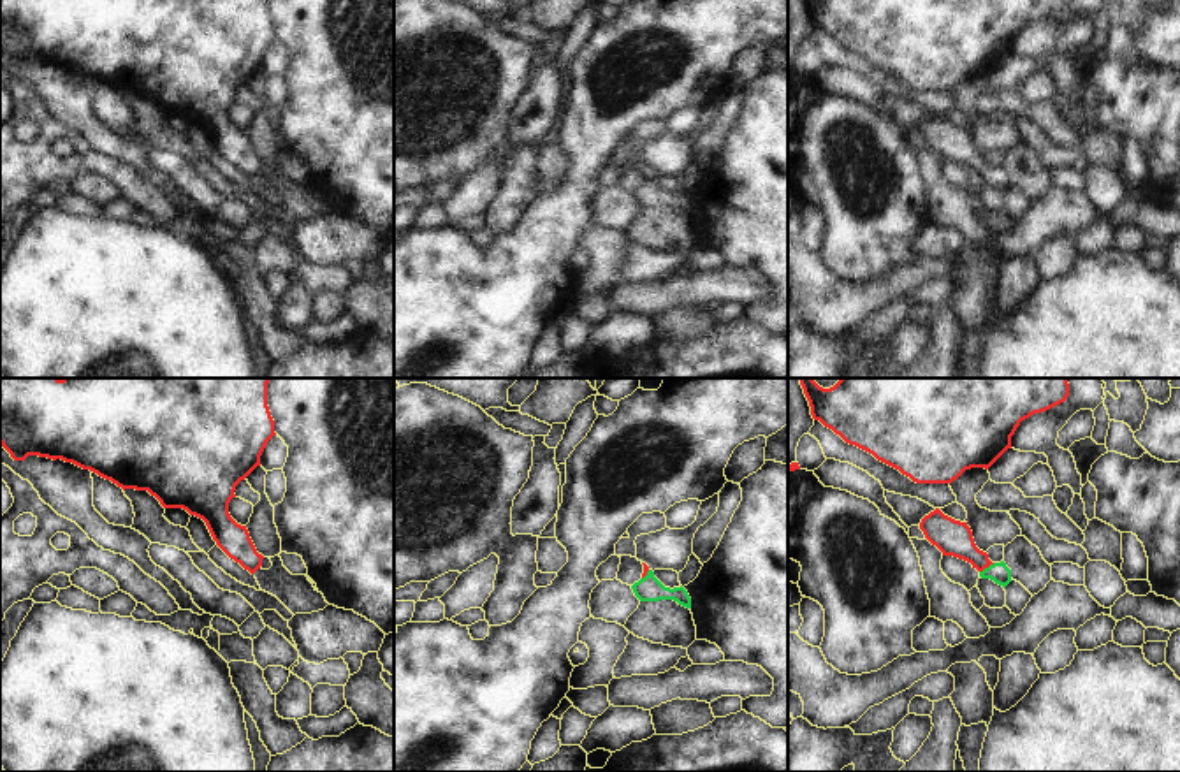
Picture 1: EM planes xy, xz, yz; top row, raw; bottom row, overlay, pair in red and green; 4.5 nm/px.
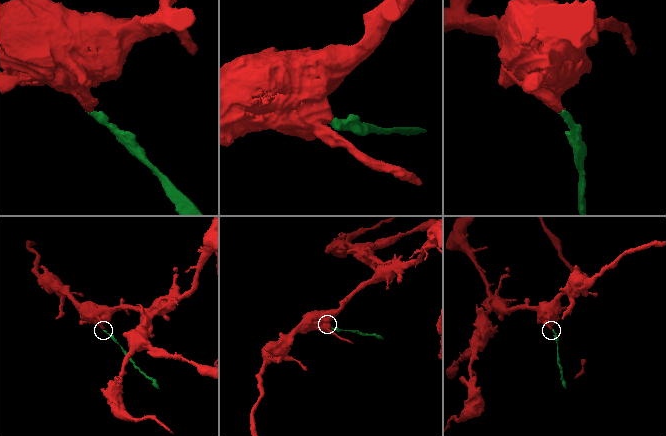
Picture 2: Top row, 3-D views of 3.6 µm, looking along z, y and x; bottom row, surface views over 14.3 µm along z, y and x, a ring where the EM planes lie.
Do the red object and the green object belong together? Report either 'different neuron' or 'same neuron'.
same neuron

